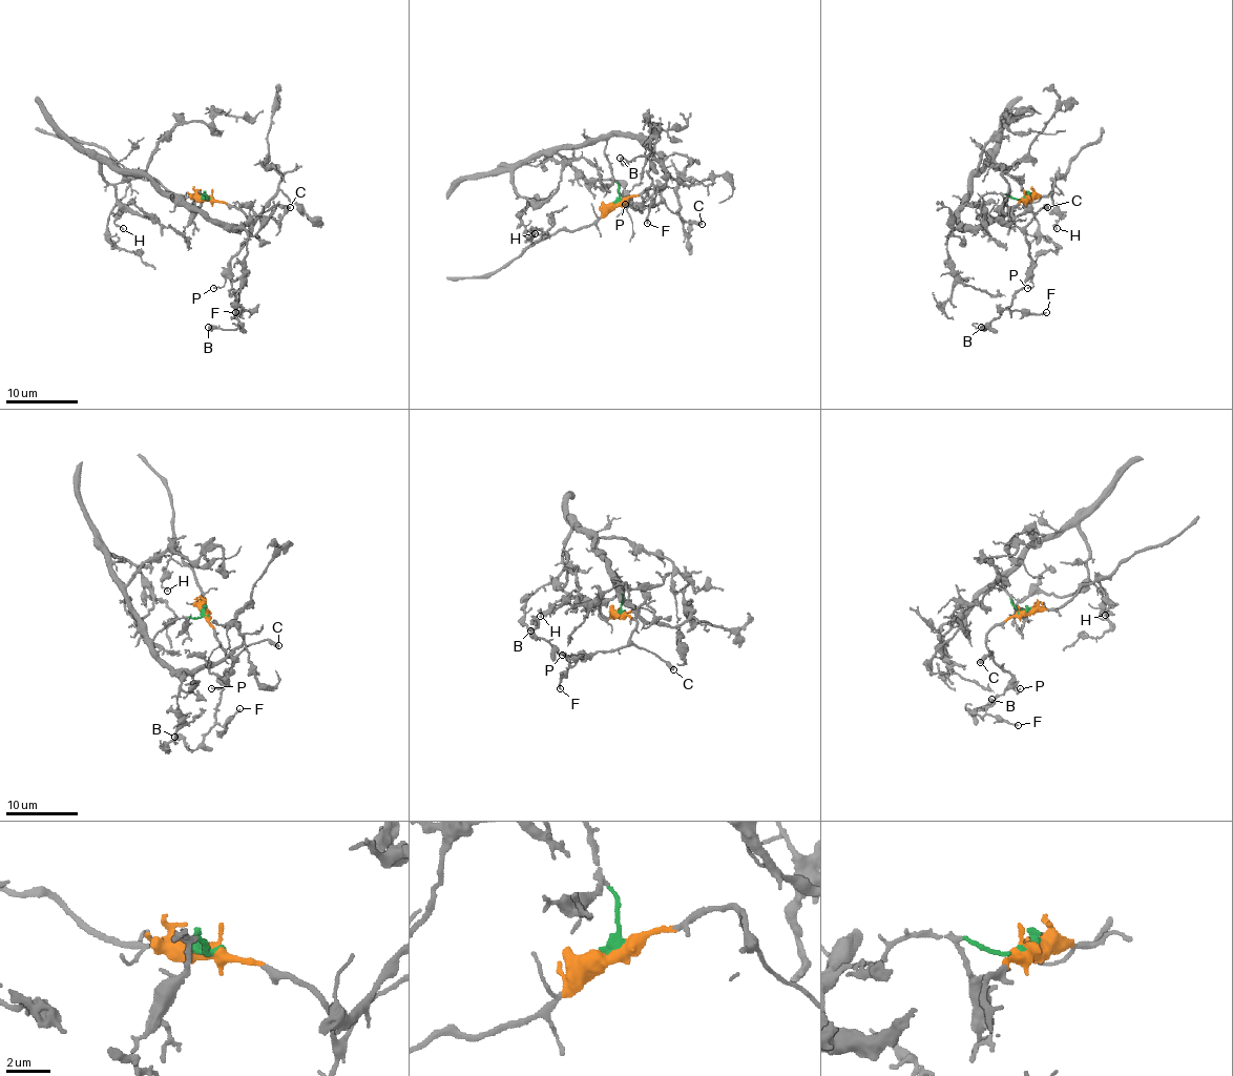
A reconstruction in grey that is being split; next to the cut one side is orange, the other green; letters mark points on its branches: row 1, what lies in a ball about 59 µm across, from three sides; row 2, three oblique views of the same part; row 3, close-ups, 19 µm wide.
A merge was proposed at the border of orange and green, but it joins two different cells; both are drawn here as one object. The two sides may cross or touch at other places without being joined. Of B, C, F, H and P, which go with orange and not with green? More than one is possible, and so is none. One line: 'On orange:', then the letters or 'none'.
On orange: B, C, F, H, P

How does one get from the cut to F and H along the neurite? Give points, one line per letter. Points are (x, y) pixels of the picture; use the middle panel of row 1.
F: (618, 202), (651, 189), (659, 191), (661, 202), (641, 207), (648, 189), (655, 186), (656, 194), (646, 224)
H: (618, 202), (588, 225), (544, 234), (539, 229), (526, 234), (529, 230), (535, 232)

